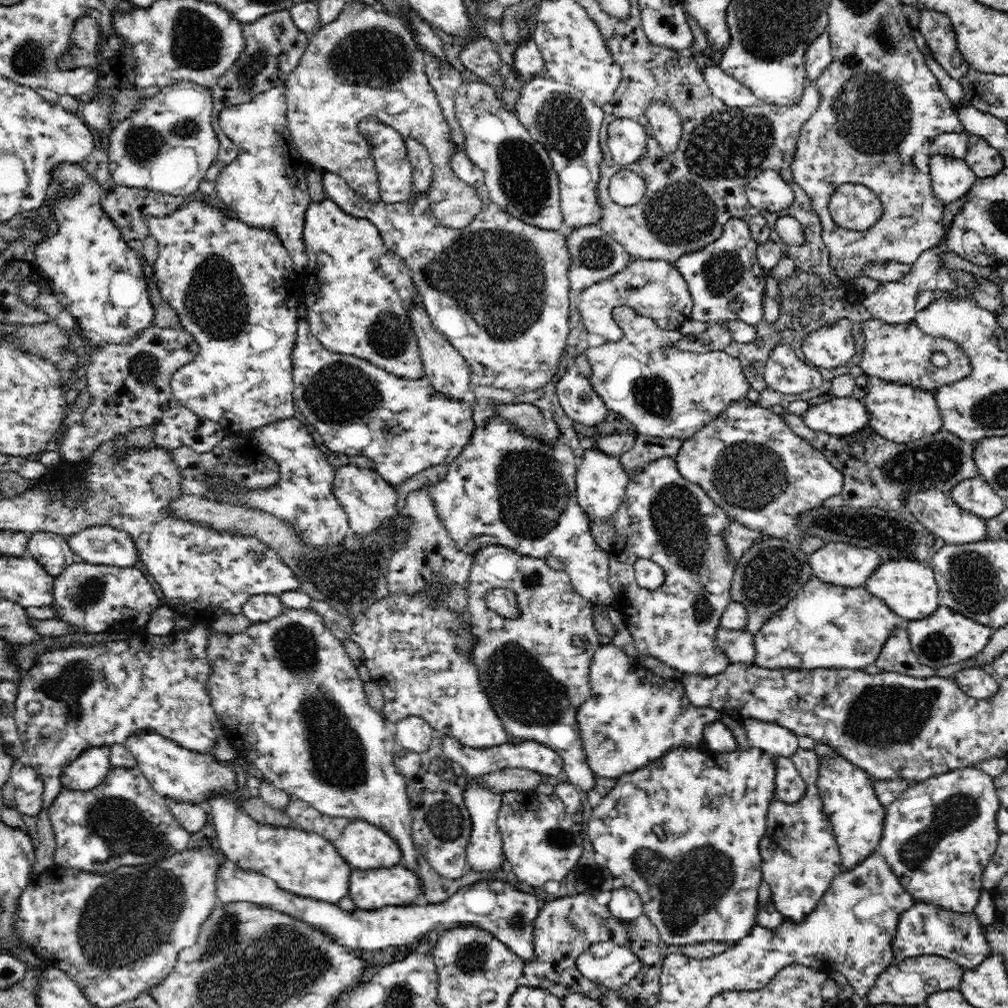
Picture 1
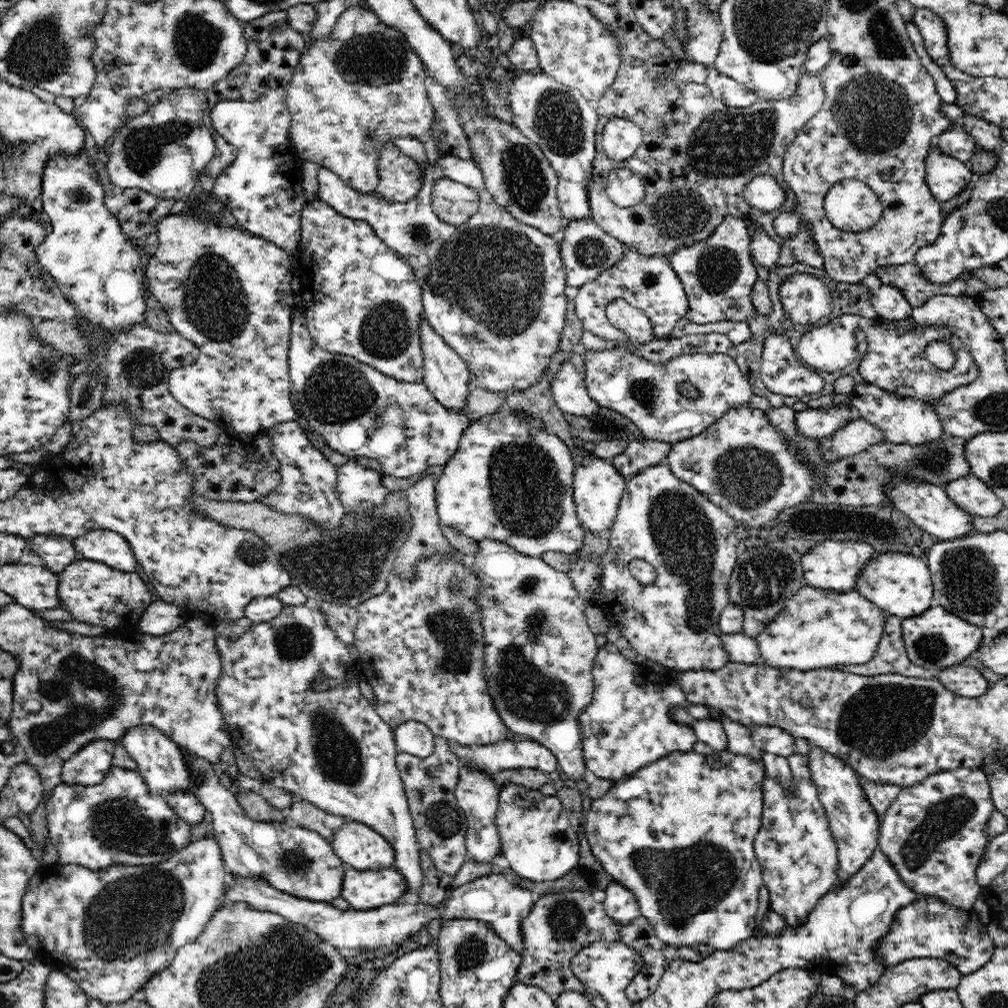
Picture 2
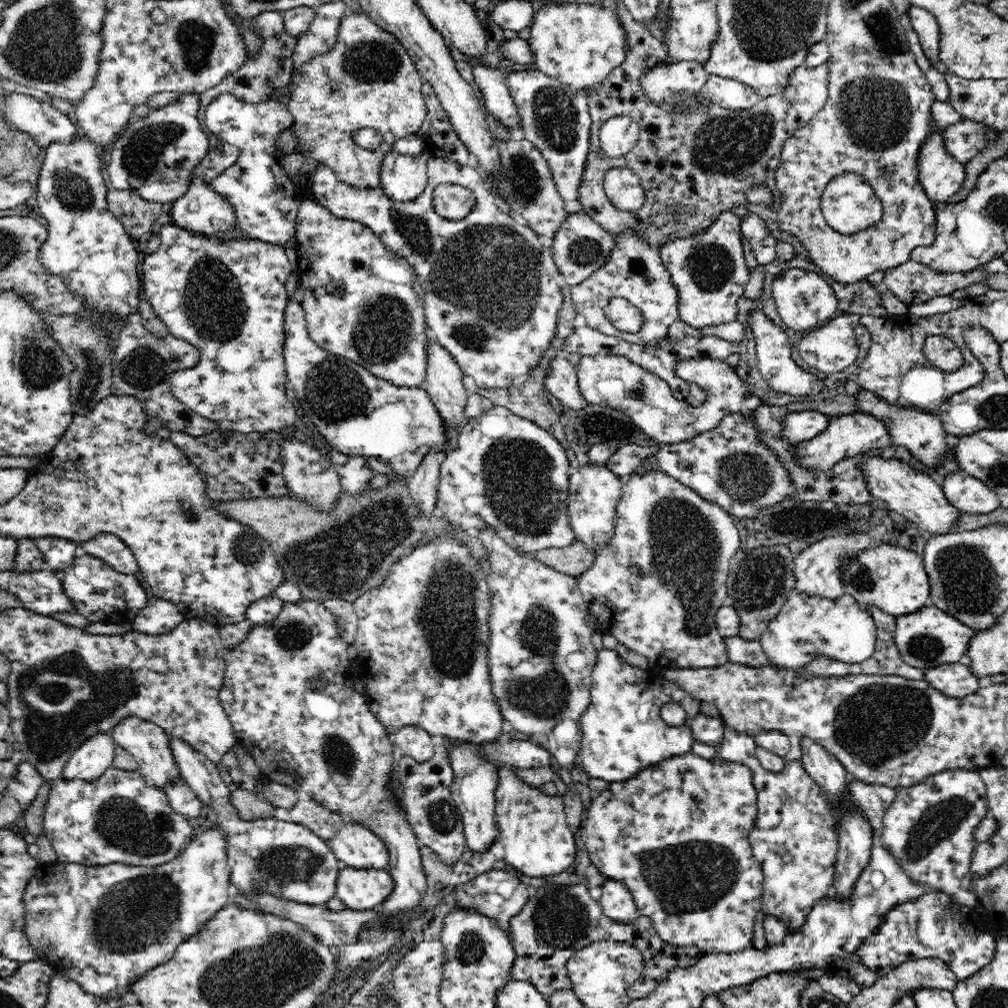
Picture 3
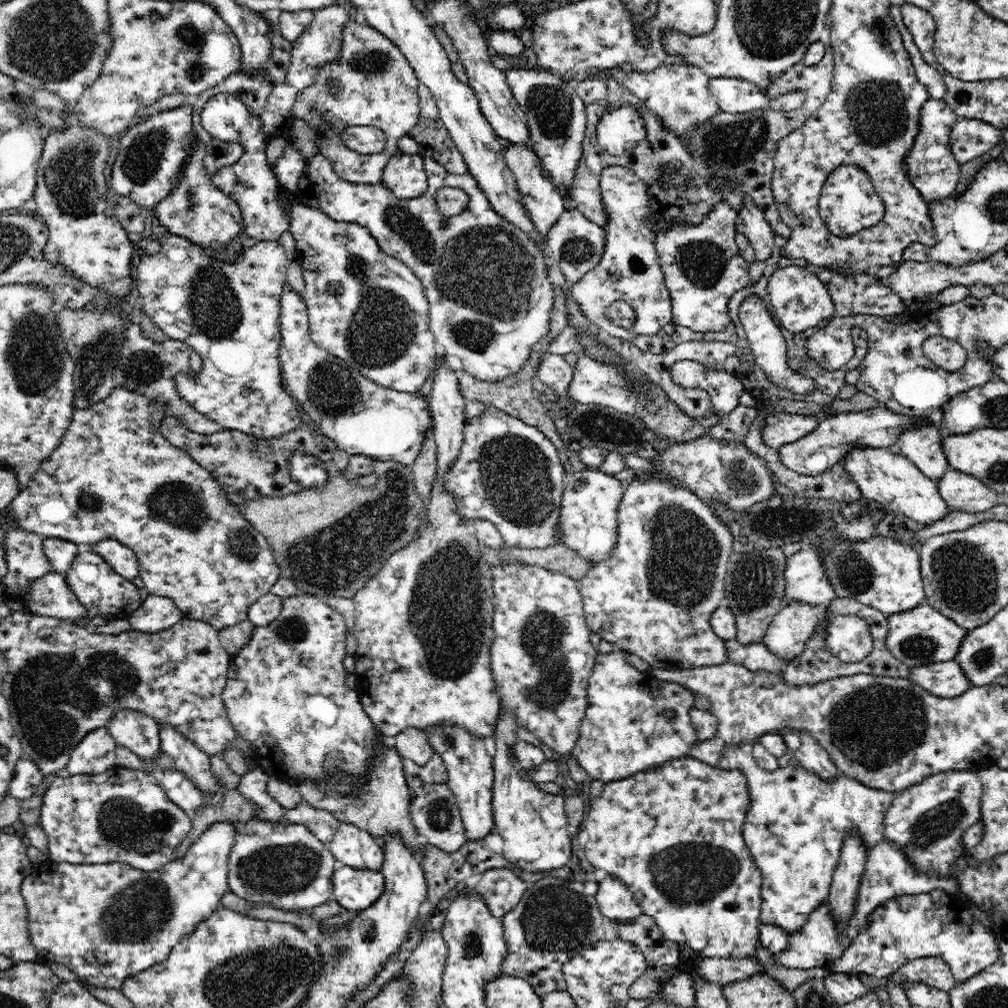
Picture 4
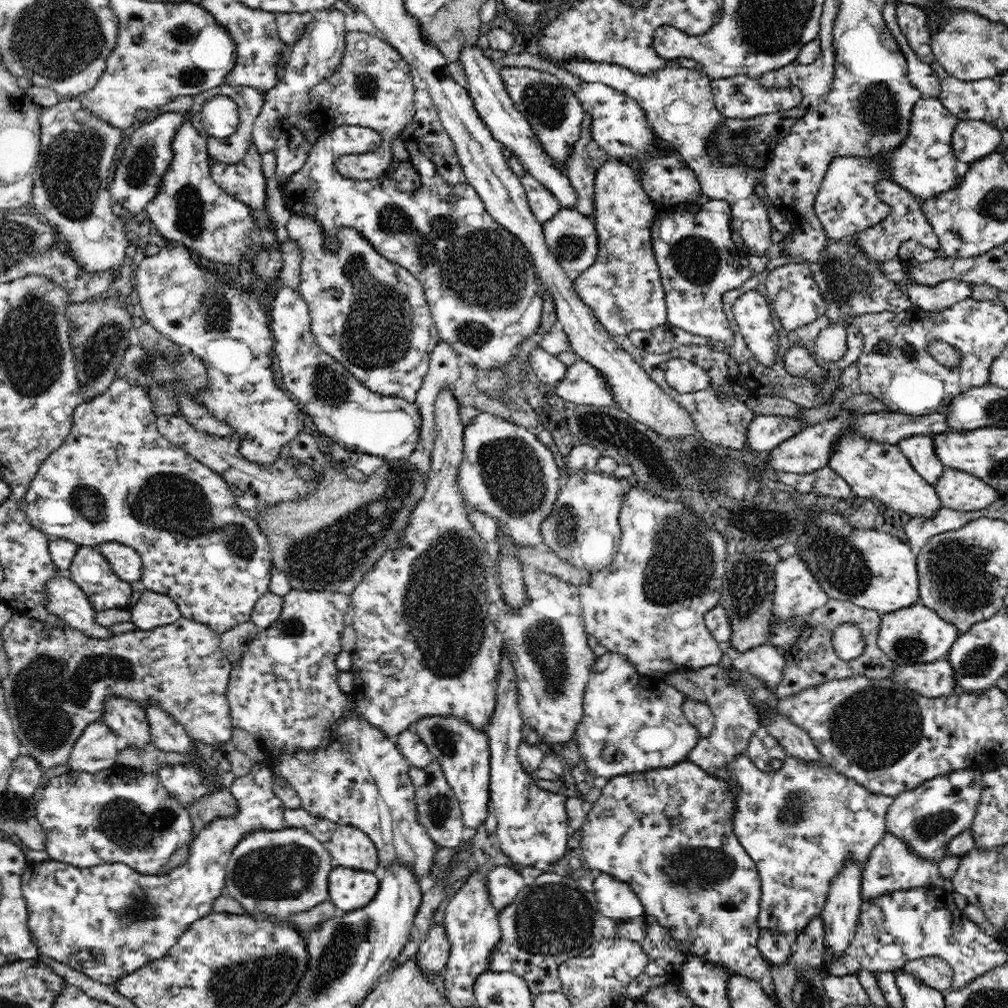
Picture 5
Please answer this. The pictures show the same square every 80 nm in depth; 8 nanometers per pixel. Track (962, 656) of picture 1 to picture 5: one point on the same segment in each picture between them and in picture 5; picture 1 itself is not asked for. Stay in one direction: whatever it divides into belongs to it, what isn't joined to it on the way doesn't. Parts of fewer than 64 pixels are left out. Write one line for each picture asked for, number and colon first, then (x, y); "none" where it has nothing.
2: (937, 639)
3: (930, 637)
4: (922, 636)
5: (916, 635)

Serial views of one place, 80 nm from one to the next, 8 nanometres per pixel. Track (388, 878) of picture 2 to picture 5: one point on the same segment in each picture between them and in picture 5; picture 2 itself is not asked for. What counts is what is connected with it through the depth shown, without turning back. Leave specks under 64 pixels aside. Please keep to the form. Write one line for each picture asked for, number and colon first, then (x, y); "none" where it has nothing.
3: (359, 889)
4: (355, 890)
5: (349, 889)

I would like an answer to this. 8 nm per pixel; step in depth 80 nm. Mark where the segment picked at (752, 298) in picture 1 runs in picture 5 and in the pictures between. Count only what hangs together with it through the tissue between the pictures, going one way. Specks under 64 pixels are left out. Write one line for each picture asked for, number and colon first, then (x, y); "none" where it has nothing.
2: (718, 273)
3: (710, 271)
4: (702, 265)
5: (698, 262)

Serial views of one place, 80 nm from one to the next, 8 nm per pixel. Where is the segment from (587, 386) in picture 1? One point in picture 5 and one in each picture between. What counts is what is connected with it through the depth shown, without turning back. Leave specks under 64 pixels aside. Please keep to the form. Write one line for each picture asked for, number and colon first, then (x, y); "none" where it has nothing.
2: (569, 391)
3: (562, 383)
4: (554, 372)
5: (548, 369)

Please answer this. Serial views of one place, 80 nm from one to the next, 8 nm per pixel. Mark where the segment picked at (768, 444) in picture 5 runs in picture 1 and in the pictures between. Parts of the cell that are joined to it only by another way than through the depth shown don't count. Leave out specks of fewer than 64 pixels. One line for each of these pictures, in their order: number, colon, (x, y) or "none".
1: (840, 415)
2: (812, 422)
3: (797, 426)
4: (781, 428)

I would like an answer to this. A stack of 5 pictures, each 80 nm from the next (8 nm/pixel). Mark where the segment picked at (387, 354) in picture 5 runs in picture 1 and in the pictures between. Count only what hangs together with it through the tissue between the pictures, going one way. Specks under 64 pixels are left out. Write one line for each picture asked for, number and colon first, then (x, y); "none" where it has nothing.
1: (358, 293)
2: (360, 299)
3: (362, 302)
4: (366, 307)

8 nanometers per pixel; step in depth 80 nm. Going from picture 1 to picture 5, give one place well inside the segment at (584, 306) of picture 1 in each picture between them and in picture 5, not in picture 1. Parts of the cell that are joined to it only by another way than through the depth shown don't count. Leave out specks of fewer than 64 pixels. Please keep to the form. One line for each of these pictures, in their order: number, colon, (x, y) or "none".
2: (649, 284)
3: (635, 272)
4: (629, 271)
5: (623, 289)

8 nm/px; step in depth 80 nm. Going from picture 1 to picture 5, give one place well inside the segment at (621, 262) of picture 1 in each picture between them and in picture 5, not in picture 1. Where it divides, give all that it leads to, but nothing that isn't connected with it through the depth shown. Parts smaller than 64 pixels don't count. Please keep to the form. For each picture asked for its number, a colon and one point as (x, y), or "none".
2: (588, 251)
3: (581, 247)
4: (576, 244)
5: (572, 238)

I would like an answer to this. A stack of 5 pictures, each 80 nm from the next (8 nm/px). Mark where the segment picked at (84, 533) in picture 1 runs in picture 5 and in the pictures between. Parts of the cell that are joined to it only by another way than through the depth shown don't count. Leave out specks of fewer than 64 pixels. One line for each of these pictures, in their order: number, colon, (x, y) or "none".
2: (106, 546)
3: (107, 547)
4: (122, 559)
5: (125, 561)

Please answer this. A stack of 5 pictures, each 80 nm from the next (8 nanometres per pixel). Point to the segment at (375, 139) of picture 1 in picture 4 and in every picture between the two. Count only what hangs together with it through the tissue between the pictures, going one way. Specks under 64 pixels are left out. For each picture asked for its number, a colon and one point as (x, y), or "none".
2: (400, 177)
3: (402, 178)
4: (404, 175)

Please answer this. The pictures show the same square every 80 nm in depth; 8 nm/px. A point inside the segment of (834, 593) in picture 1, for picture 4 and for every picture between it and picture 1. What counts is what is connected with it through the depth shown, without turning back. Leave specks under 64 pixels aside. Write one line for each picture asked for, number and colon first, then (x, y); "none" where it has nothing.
2: (818, 629)
3: (809, 626)
4: (847, 637)

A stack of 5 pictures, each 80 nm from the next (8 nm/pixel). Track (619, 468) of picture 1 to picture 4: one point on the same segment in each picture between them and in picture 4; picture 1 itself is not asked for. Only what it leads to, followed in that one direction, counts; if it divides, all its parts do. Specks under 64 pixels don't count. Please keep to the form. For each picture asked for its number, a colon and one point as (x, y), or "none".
2: (598, 486)
3: (594, 490)
4: (590, 500)

